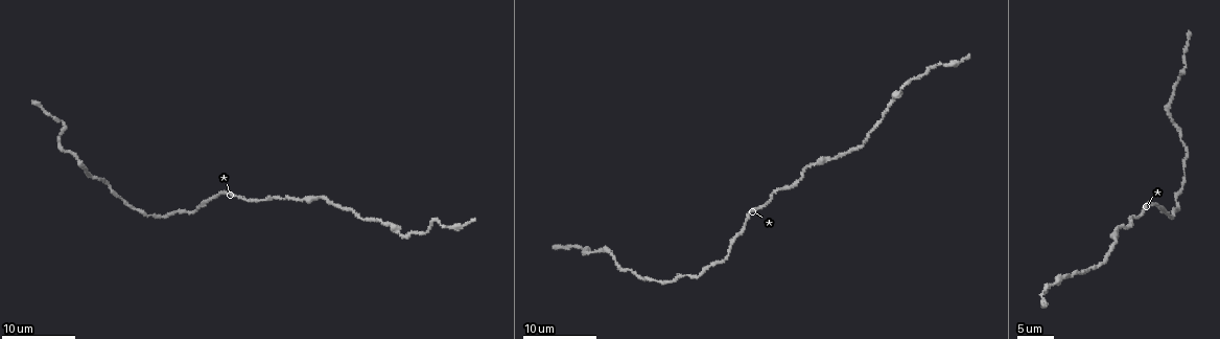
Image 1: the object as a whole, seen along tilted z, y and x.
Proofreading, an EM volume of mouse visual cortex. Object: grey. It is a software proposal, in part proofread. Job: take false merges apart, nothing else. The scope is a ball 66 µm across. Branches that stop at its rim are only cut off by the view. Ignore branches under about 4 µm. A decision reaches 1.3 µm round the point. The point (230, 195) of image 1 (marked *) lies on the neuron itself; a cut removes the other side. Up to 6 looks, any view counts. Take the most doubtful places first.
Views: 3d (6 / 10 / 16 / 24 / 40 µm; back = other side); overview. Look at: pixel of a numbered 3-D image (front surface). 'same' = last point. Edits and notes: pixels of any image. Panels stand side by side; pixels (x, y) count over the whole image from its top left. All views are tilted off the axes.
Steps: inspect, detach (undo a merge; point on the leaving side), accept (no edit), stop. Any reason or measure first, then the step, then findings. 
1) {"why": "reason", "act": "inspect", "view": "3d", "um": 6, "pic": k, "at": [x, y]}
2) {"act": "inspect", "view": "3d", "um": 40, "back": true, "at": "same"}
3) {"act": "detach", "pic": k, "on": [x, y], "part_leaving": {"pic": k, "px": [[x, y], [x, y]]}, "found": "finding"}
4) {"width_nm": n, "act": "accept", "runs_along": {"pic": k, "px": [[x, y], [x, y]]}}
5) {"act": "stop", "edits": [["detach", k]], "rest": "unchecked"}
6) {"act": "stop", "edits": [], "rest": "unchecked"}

{"why": "a narrow waist", "act": "inspect", "view": "3d", "um": 10, "pic": 1, "at": [399, 234]}

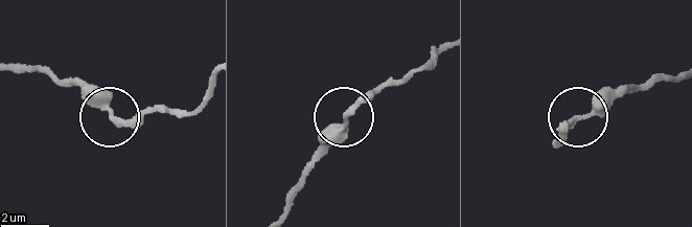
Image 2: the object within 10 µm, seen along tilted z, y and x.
{"act": "accept", "found": "all the same neuron"}

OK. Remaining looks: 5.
{"act": "inspect", "view": "3d", "um": 6, "pic": 1, "at": [1049, 288]}

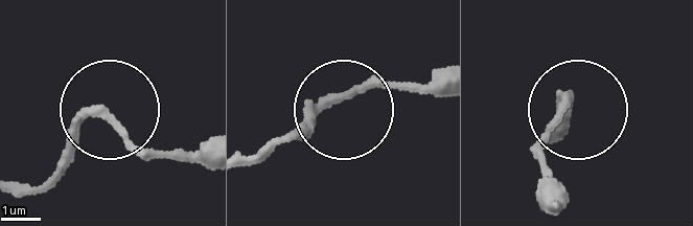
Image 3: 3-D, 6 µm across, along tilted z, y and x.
{"act": "inspect", "view": "3d", "um": 6, "back": true, "pic": 3, "at": [567, 101]}

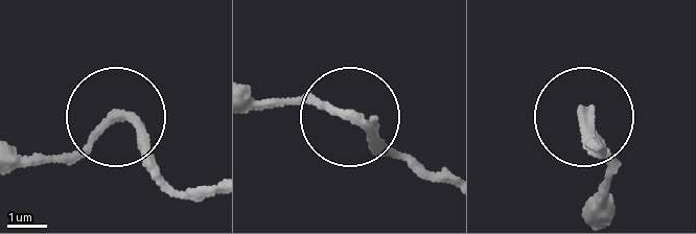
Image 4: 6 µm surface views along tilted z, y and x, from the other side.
{"act": "accept", "runs_along": {"pic": 4, "px": [[445, 181], [415, 176], [367, 123], [278, 101]]}, "found": "one neuron here"}

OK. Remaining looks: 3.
{"why": "thick turns thin", "act": "inspect", "view": "3d", "um": 10, "pic": 1, "at": [611, 255]}

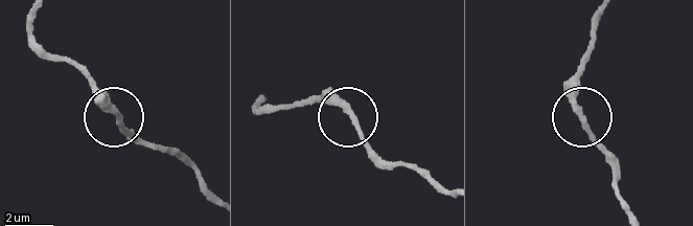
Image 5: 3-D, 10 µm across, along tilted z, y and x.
{"why": "other side", "act": "inspect", "view": "3d", "um": 10, "back": true, "pic": 5, "at": [116, 114]}

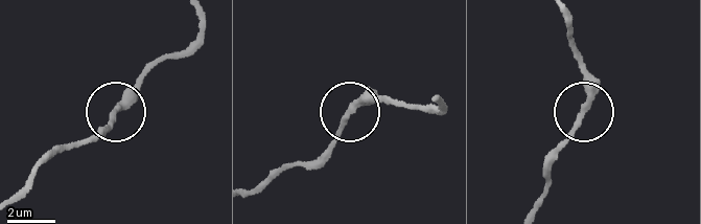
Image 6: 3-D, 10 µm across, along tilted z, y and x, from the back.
{"act": "accept", "found": "continuous, no second neuron"}

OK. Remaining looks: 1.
{"act": "stop", "edits": [], "rest": "unchecked"}

